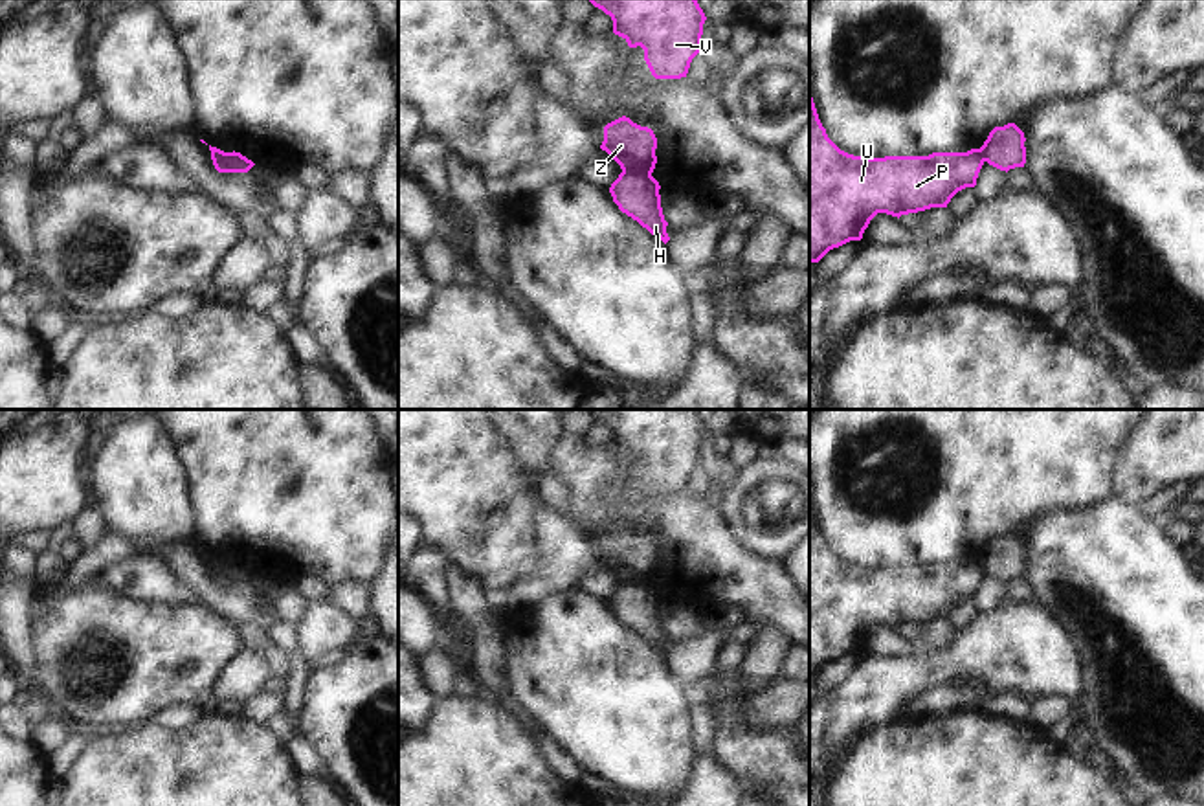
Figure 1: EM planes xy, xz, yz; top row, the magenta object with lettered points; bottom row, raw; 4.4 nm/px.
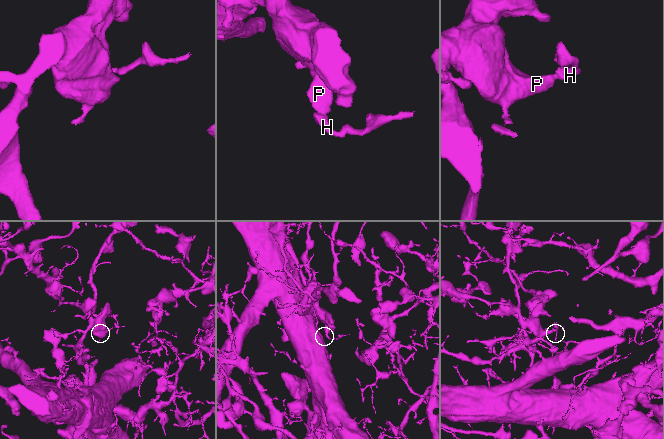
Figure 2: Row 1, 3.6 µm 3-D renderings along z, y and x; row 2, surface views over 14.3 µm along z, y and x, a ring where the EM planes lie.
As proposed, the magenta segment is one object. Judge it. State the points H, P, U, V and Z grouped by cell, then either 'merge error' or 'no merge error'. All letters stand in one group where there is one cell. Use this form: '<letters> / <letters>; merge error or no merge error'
H / P U V Z; merge error

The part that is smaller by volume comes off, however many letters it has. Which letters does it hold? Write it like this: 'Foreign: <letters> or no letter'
Foreign: H

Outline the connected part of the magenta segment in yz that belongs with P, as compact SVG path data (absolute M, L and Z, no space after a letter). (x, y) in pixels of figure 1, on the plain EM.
M809 488L809 674L819 674L830 661L839 659L850 652L861 652L864 641L868 639L870 632L877 626L877 624L886 624L892 628L901 628L901 626L909 626L909 624L918 624L918 622L925 622L931 619L947 619L947 615L951 613L951 610L965 600L965 599L975 599L976 597L976 589L978 584L984 577L984 569L980 565L980 560L971 560L967 564L932 564L929 567L885 567L885 569L870 569L870 567L853 567L848 565L844 562L841 562L826 545L826 540L822 538L813 509L811 509L811 488Z

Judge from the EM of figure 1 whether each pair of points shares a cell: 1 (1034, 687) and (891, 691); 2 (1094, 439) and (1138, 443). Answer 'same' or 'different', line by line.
1: same
2: different

